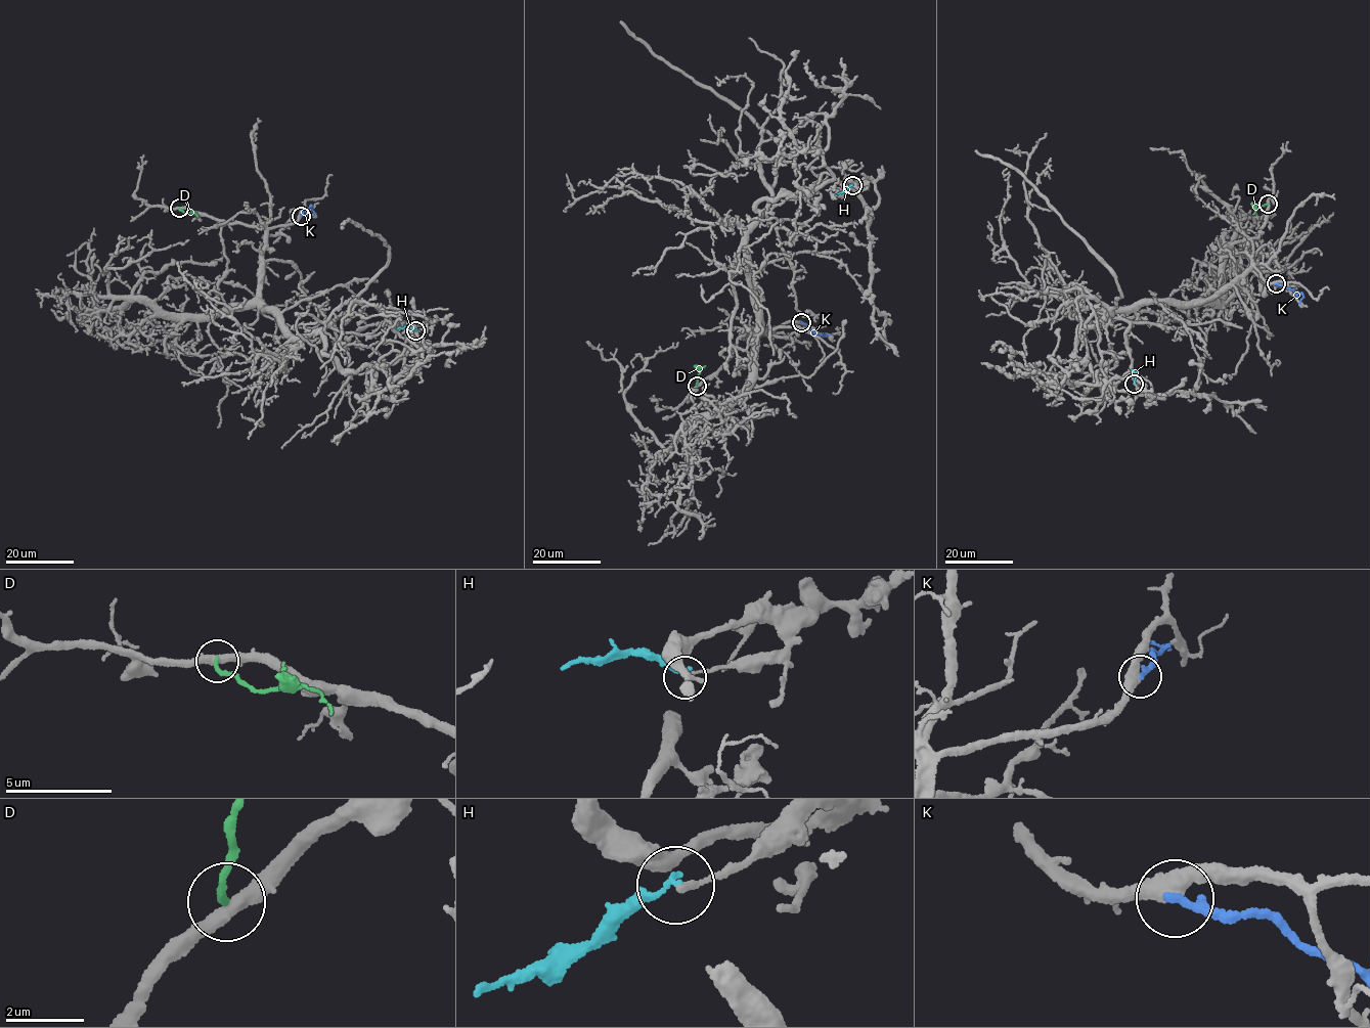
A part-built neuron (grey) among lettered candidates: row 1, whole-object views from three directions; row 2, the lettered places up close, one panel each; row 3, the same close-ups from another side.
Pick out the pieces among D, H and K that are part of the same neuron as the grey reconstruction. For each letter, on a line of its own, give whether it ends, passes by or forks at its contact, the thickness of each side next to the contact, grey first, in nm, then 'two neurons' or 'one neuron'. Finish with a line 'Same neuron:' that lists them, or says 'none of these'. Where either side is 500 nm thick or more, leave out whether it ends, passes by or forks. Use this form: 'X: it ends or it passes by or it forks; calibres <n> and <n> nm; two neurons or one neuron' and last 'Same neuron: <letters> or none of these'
D: it ends; calibres 360 and 190 nm; two neurons
H: it ends; calibres 120 and 140 nm; two neurons
K: it ends; calibres 420 and 240 nm; two neurons
Same neuron: none of these

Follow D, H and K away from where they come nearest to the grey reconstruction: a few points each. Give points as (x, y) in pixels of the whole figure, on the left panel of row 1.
D: (179, 209), (197, 217)
H: (415, 331), (406, 327), (397, 329)
K: (300, 216), (311, 207), (315, 215)

